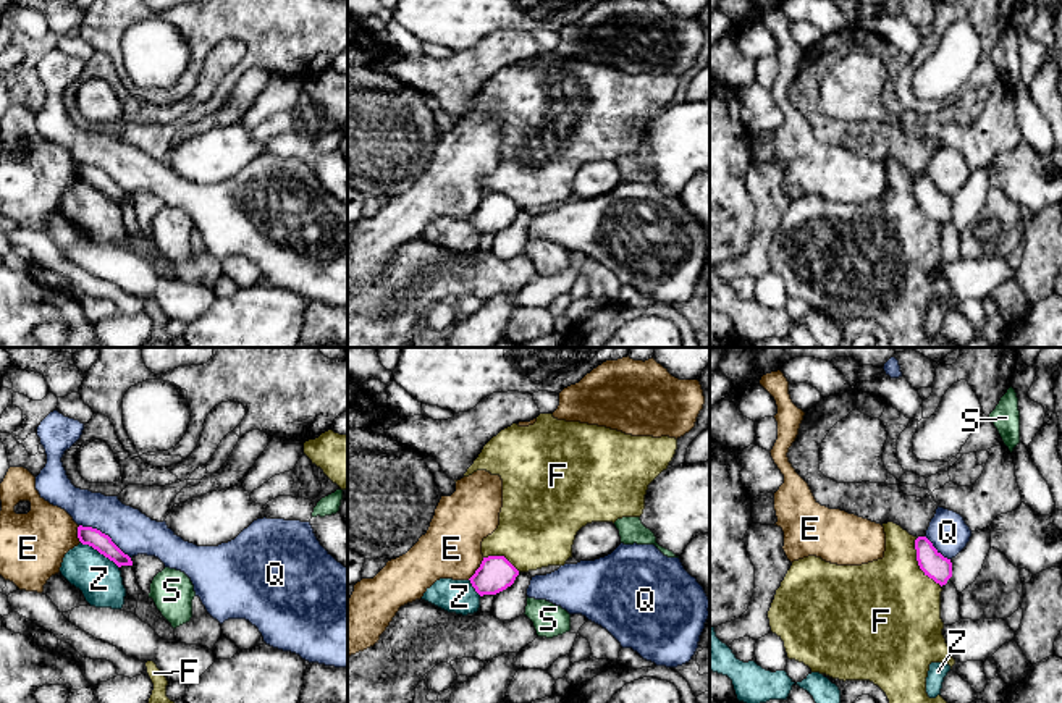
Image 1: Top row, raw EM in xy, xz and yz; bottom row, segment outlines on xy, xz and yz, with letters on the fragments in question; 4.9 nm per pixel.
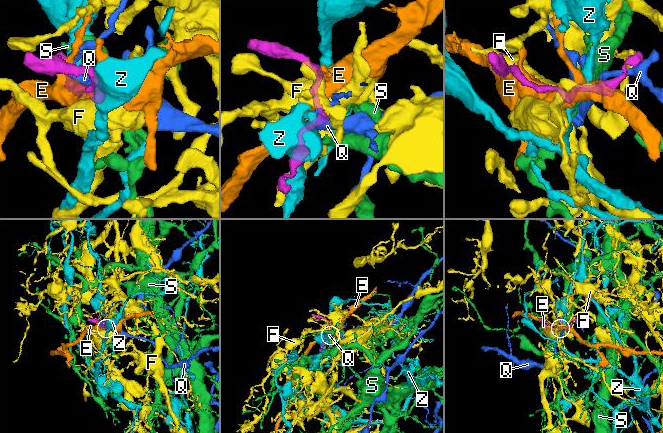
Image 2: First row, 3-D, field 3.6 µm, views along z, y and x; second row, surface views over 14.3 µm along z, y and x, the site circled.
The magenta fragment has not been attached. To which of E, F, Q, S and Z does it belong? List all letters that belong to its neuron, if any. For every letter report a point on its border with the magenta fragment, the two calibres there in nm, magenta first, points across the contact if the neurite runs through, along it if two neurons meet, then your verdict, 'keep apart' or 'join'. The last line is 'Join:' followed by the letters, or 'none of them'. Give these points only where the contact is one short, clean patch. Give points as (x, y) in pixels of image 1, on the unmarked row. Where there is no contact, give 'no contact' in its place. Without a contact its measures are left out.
E: contact xz (477, 207); calibres 180 and 300 nm; keep apart
F: contact yz (918, 202); calibres 130 and 460 nm; border yz (915, 176), (917, 202), (941, 223); keep apart
Q: contact xy (104, 172); calibres 90 and 220 nm; keep apart
S: contact yz (948, 217); calibres 130 and 20 nm; way yz (938, 206), (948, 217), (949, 217); join
Z: contact xy (101, 191); calibres 90 and 220 nm; keep apart
Join: S

